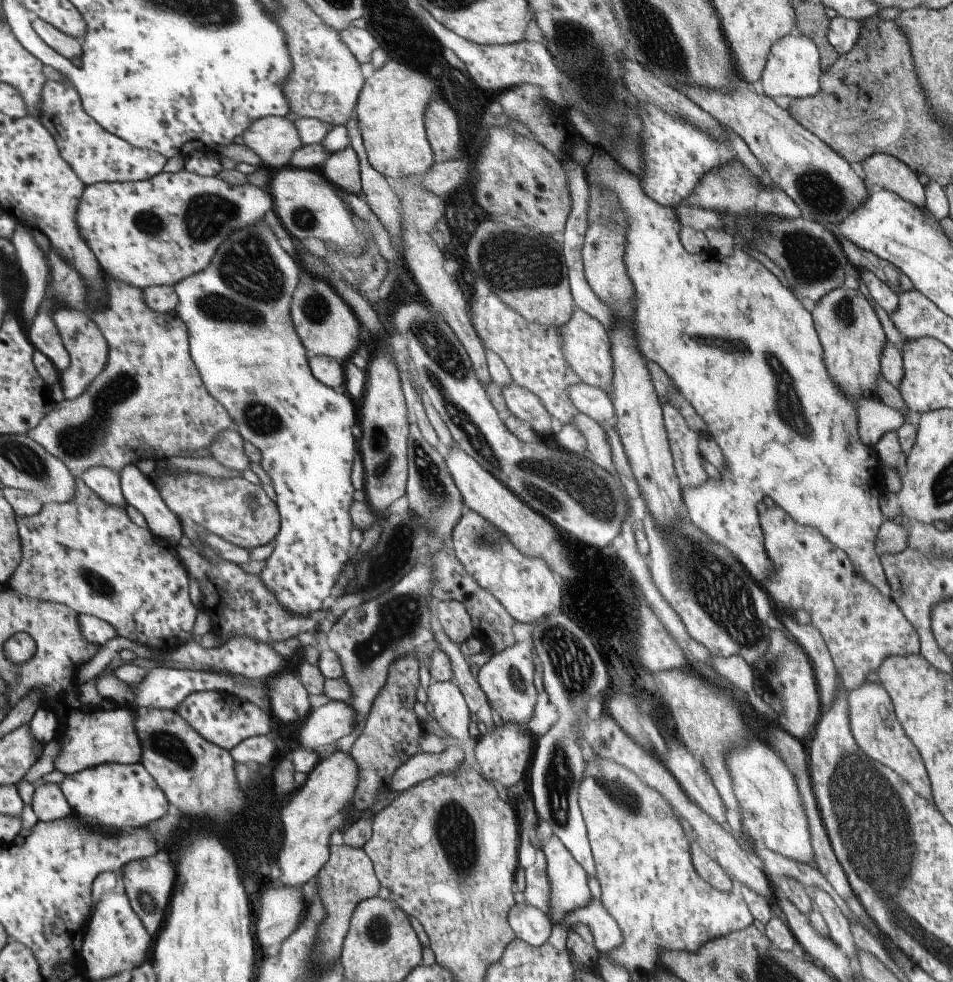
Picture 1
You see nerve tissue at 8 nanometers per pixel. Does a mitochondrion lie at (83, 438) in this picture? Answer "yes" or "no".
yes

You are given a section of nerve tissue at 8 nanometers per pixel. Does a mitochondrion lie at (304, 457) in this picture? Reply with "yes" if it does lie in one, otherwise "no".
no

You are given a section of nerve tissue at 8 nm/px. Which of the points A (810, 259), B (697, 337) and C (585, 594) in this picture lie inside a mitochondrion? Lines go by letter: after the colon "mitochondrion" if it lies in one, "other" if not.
A: mitochondrion
B: mitochondrion
C: other

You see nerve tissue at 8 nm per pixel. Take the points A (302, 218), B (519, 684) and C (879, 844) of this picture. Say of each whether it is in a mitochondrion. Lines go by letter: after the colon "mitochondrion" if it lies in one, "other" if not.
A: mitochondrion
B: mitochondrion
C: mitochondrion

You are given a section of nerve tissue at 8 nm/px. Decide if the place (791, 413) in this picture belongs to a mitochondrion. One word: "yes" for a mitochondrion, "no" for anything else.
yes

